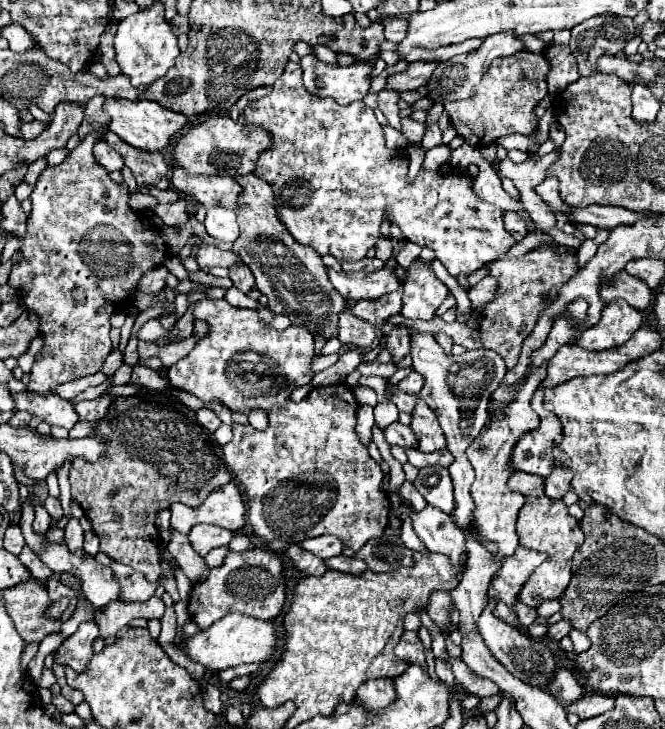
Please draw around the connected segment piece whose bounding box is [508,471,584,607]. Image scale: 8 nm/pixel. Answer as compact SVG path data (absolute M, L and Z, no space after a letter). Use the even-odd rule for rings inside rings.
M516 471L510 481L510 489L520 491L526 497L524 507L520 509L516 531L520 537L520 545L534 551L548 553L546 561L540 565L540 571L534 571L528 579L528 583L520 591L520 601L528 607L538 607L544 601L562 597L562 591L566 591L570 583L570 569L572 569L572 557L576 549L584 543L584 533L580 529L580 523L568 515L568 509L562 501L552 501L544 493L544 479L538 475L530 475L524 471ZM542 497L542 499L540 499Z

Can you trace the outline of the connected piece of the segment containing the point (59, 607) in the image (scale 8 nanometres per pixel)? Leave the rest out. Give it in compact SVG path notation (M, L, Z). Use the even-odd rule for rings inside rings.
M62 597L61 599L52 603L52 605L45 611L45 617L50 619L59 619L62 613L68 608L69 599Z

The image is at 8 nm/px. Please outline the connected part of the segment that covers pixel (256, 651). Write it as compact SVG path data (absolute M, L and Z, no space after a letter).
M230 613L206 631L200 631L194 637L188 637L184 645L184 653L204 665L210 671L222 671L234 665L242 663L264 663L270 661L274 651L278 649L278 635L276 635L276 625L272 621L260 621L254 617L246 617L240 613Z

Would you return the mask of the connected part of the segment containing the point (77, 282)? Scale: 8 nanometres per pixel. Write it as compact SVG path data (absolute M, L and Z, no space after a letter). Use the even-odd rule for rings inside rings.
M102 133L86 135L82 143L70 151L64 163L48 167L40 175L30 195L32 211L28 217L28 233L26 237L20 237L20 253L24 253L24 261L16 263L10 273L10 285L22 293L24 305L40 317L44 345L30 371L30 393L54 395L58 385L102 369L102 363L112 349L110 315L136 289L140 277L158 267L168 253L152 223L128 205L130 193L126 183L114 183L108 177L108 171L96 163L92 147L98 139L102 139Z

